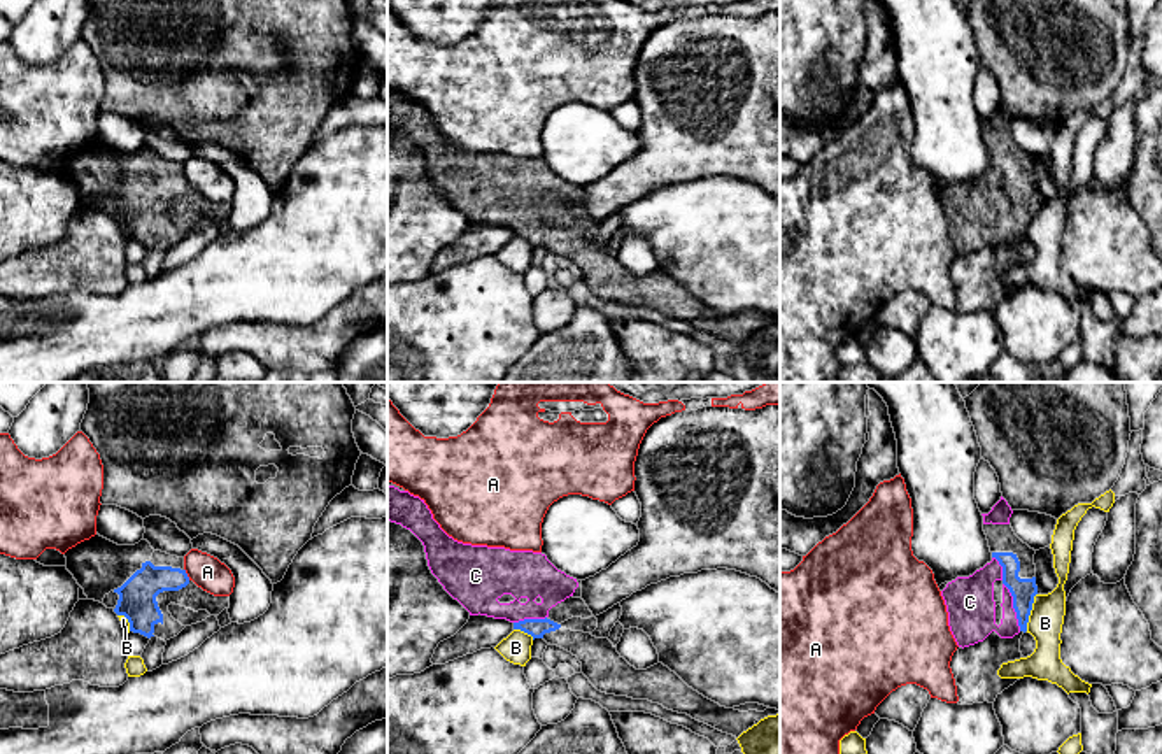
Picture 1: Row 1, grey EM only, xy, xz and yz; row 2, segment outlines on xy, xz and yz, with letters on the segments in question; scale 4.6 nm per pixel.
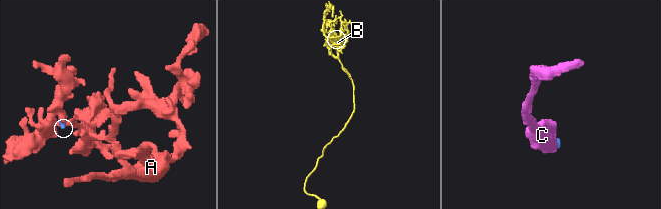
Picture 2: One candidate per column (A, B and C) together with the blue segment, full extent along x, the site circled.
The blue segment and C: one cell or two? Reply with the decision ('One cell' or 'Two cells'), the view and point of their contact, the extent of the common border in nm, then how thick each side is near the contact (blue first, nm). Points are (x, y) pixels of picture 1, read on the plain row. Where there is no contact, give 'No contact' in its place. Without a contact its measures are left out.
One cell. Touches blue at yz (1013, 214). Shared border 240 nm. Thickness 110 nm (blue) against 220 nm

